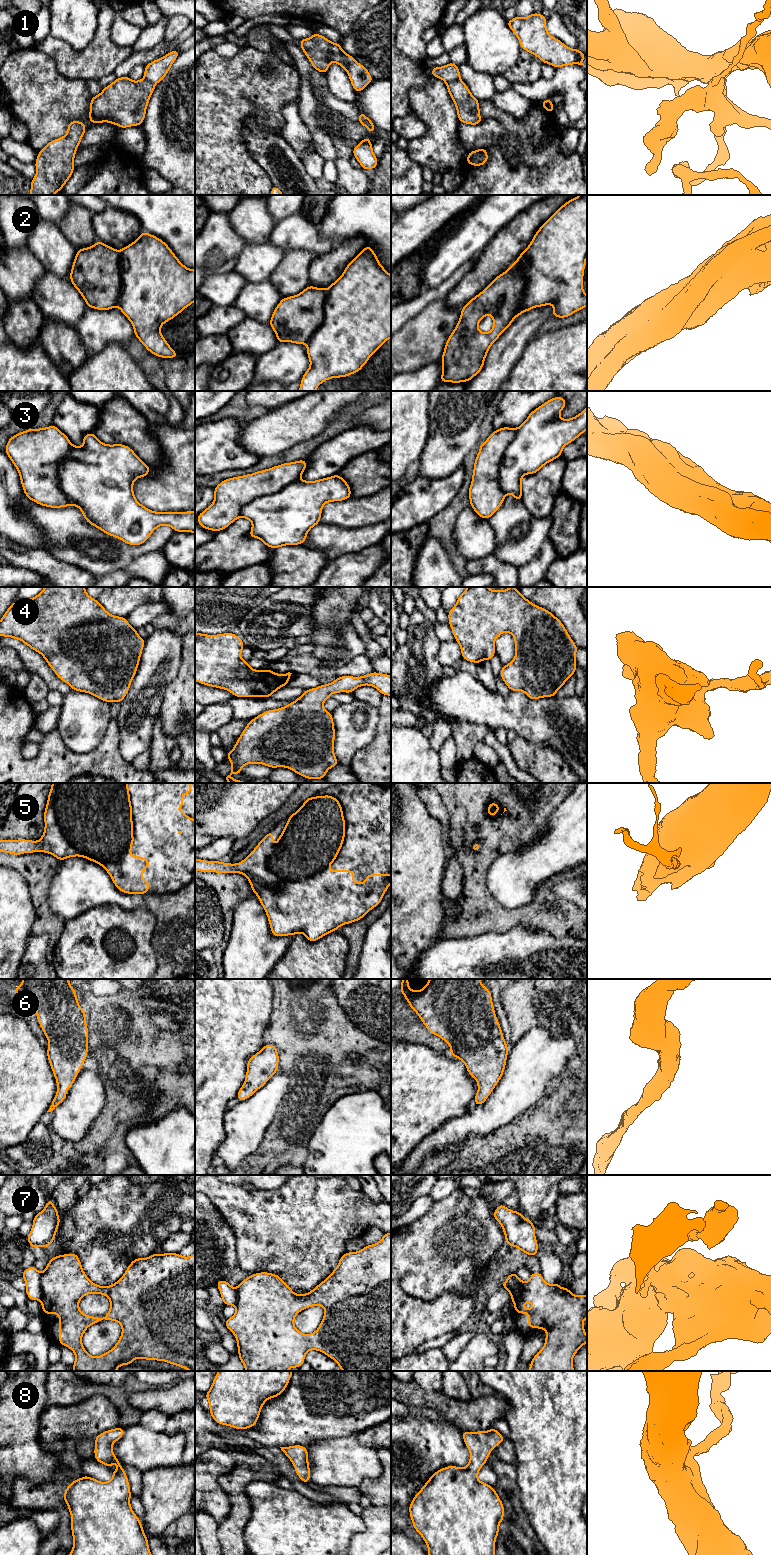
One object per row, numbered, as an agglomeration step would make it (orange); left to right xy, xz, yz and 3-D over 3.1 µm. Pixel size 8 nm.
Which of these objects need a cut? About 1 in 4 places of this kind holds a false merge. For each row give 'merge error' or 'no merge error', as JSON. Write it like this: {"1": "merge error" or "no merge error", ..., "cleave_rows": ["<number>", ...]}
{"1": "no merge error", "2": "merge error", "3": "merge error", "4": "no merge error", "5": "no merge error", "6": "no merge error", "7": "merge error", "8": "no merge error", "cleave_rows": ["2", "3", "7"]}

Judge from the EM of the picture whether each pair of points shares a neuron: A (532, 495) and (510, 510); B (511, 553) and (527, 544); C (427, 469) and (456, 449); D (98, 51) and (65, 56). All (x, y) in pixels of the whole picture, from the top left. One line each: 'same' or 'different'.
A: different
B: same
C: same
D: same

